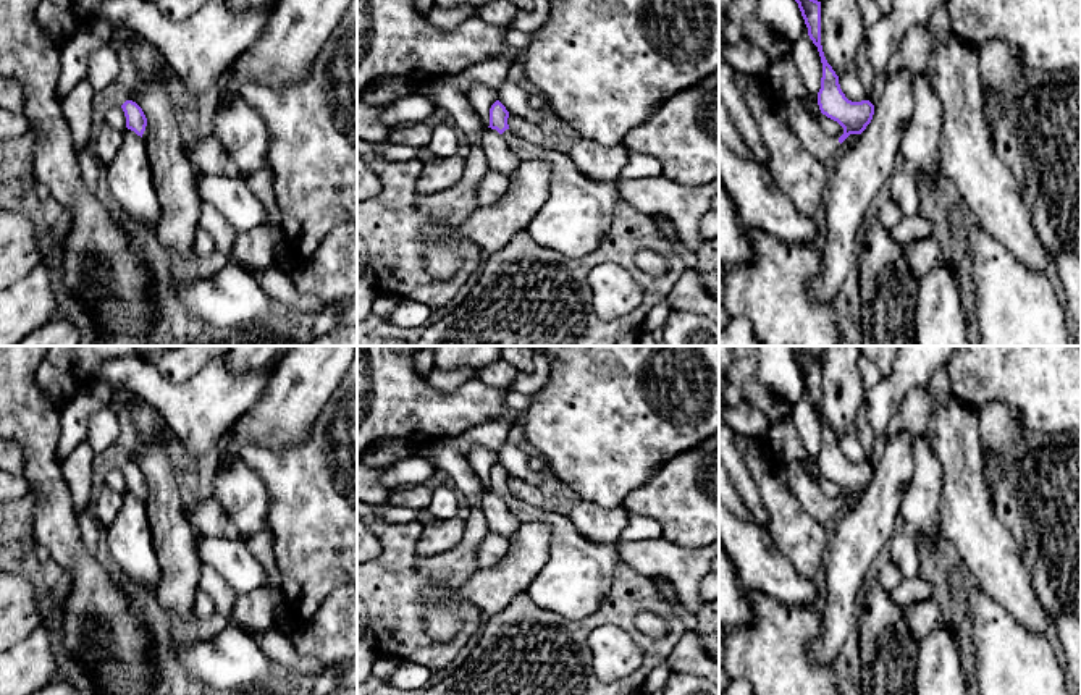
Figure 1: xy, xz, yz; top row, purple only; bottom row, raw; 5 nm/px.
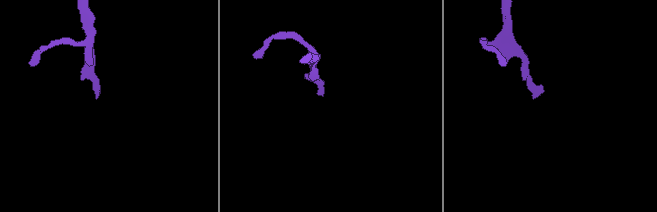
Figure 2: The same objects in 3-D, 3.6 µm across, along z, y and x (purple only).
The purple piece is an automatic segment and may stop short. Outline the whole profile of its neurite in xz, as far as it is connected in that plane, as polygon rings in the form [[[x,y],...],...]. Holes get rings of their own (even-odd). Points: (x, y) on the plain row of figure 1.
[[[496,462],[490,470],[490,488],[496,491],[524,522],[548,522],[551,525],[549,556],[530,583],[532,601],[566,619],[580,621],[604,603],[612,588],[612,579],[620,561],[617,545],[598,545],[583,537],[572,520],[557,512],[530,506],[511,495],[509,474]]]

